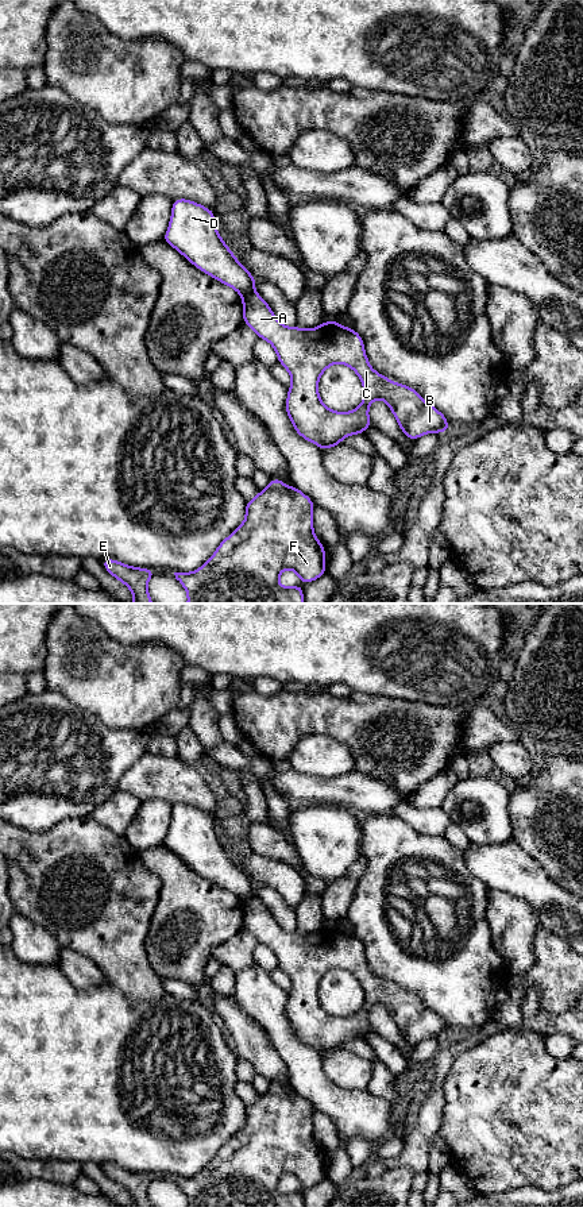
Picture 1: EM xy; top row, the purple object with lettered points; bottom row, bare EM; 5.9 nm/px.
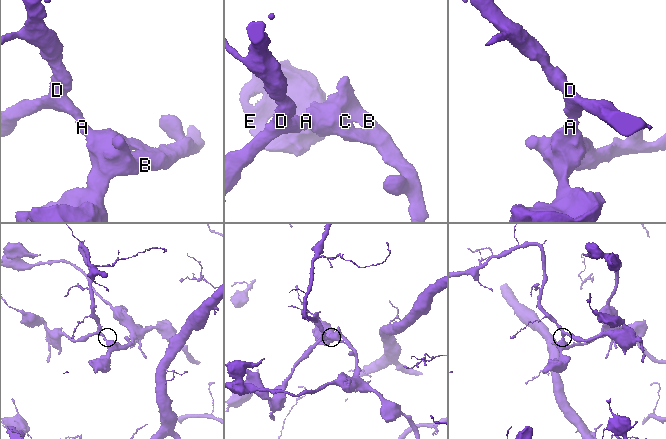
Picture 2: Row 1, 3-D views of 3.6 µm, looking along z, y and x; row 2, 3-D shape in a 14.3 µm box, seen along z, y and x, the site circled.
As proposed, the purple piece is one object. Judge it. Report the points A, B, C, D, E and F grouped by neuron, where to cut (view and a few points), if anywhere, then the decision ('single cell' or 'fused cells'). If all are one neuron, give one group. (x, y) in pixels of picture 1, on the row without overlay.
groups A B C E F / D; cut xy (253, 895), (243, 902); fused cells

